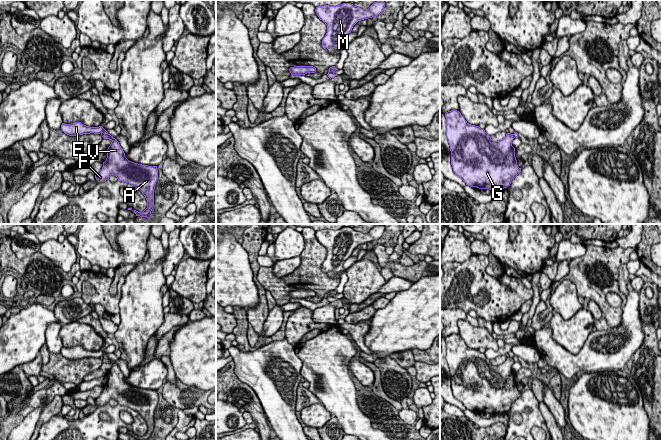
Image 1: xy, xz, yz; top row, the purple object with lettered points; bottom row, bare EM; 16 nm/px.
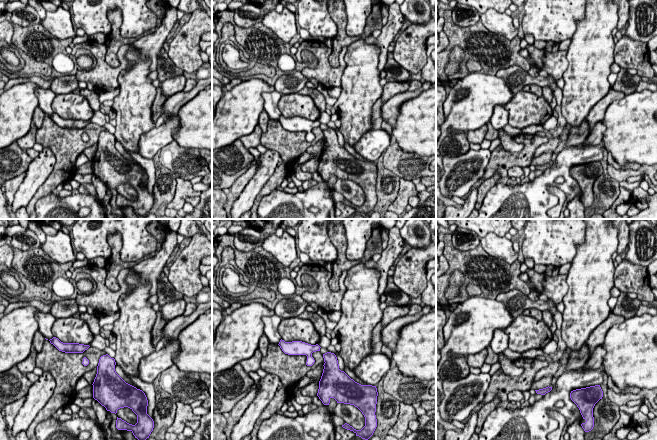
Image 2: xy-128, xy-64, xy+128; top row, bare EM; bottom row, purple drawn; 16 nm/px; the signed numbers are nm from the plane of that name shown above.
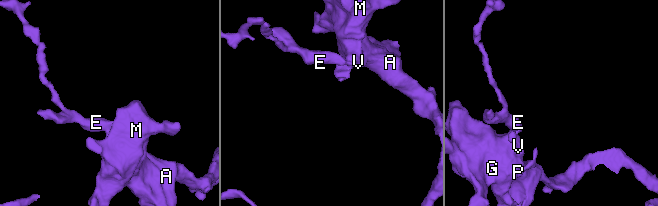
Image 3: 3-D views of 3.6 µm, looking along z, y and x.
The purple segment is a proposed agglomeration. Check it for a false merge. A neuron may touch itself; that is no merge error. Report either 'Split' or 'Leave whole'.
Split

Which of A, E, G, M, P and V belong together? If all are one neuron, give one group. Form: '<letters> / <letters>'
A G M P V / E

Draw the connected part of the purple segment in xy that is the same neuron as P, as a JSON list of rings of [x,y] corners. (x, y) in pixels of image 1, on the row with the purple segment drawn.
[[[103,135],[104,139],[111,140],[108,147],[106,161],[102,169],[95,175],[98,182],[105,182],[111,175],[119,181],[126,182],[138,188],[147,200],[147,208],[143,212],[134,210],[136,216],[152,217],[154,207],[154,189],[158,180],[157,166],[148,166],[129,161],[119,142],[111,135]]]

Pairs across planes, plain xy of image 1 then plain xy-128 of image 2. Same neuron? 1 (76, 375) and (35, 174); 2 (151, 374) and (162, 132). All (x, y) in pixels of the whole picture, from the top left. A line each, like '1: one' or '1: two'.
1: two
2: one

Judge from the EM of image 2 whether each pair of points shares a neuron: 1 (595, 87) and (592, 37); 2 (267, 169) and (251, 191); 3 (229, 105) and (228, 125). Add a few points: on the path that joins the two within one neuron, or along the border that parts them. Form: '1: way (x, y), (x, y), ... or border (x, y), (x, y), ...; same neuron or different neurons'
1: way (592, 75), (592, 49); same neuron
2: way (263, 174), (254, 186); same neuron
3: way (230, 110), (230, 120); same neuron

